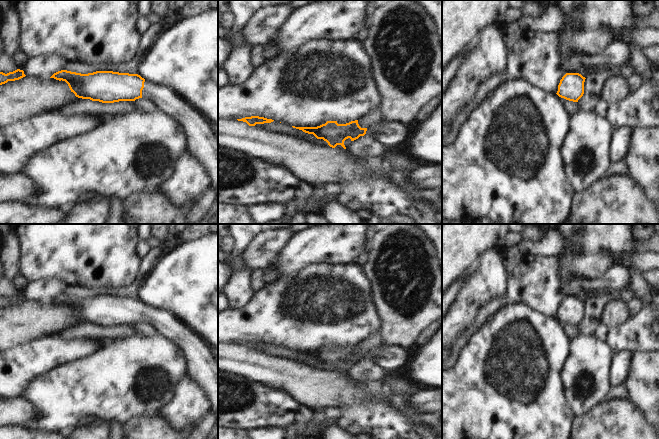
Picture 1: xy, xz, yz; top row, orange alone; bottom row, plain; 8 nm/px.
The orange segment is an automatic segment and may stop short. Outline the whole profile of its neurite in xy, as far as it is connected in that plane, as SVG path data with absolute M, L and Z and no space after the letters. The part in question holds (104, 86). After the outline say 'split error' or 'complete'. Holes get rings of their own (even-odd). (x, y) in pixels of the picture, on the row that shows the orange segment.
M61 70L54 73L50 78L65 81L71 92L76 97L82 99L90 99L102 103L114 103L119 101L135 101L136 99L143 98L153 103L159 111L165 113L180 124L186 135L188 151L204 166L210 178L210 186L214 188L218 197L218 140L211 131L208 121L169 88L150 83L138 74L113 71L96 71L81 74Z; split error

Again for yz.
M566 73L560 80L556 94L566 100L578 102L584 94L585 79L579 73Z; complete

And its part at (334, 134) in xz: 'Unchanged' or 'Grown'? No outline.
Grown

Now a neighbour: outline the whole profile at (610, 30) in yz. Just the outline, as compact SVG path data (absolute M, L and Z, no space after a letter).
M602 26L601 27L610 37L613 37L614 39L618 39L626 44L628 43L635 43L640 48L647 48L654 45L659 45L659 30L657 29L621 29L617 30L613 26Z

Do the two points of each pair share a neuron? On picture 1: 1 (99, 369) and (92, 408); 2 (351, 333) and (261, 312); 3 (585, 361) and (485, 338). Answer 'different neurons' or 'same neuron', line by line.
1: same neuron
2: same neuron
3: different neurons

